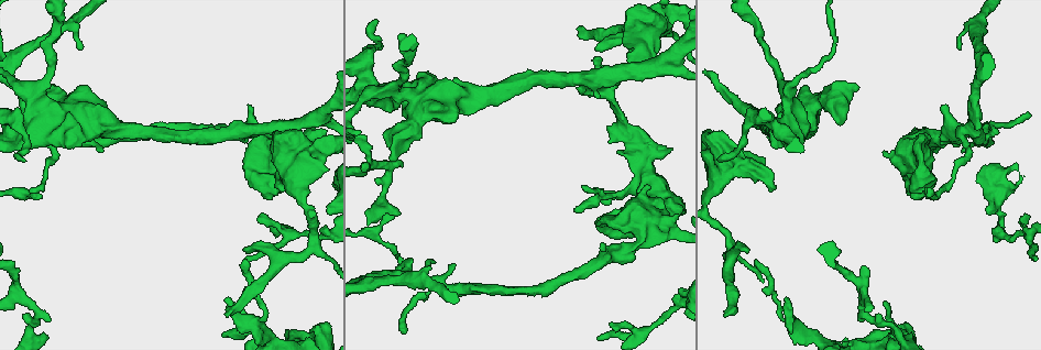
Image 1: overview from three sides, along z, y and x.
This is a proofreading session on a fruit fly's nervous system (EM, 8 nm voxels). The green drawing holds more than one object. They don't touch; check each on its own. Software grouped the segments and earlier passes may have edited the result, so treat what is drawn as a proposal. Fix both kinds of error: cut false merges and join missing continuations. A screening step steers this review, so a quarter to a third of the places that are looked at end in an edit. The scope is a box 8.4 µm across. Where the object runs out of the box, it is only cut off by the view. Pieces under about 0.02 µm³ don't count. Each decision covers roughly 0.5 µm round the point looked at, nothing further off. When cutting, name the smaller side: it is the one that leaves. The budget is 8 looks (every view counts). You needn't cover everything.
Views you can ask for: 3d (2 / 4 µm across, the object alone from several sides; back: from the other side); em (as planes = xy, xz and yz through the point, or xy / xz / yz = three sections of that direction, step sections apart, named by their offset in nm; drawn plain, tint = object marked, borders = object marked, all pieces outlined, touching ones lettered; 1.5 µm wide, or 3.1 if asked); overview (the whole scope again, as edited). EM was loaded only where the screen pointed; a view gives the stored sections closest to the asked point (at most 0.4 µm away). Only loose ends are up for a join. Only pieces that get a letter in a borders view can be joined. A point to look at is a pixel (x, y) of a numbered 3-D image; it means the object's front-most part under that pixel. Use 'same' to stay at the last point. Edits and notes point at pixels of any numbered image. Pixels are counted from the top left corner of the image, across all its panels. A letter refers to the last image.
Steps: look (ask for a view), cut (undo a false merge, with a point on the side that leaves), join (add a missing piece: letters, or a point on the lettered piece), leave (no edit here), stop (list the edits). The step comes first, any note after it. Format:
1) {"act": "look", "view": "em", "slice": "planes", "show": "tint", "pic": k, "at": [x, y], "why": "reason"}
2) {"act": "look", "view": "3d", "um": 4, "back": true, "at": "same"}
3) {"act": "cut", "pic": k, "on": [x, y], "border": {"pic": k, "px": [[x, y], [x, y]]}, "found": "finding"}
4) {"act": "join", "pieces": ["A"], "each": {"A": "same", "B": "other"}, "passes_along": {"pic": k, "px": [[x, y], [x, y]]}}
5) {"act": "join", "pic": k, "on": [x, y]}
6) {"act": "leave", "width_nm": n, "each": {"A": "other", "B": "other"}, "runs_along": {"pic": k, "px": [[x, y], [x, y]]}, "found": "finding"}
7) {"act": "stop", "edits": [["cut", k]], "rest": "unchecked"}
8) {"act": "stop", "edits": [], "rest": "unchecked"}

{"act": "look", "view": "3d", "um": 2, "pic": 1, "at": [391, 215], "why": "an open end"}

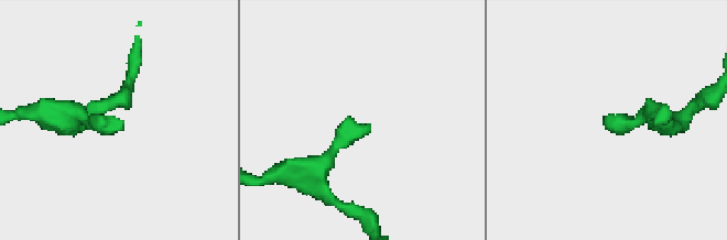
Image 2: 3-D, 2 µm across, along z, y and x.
{"act": "look", "view": "em", "slice": "xz", "step": 4, "show": "plain", "pic": 2, "at": [615, 119], "why": "shape alone is not enough"}

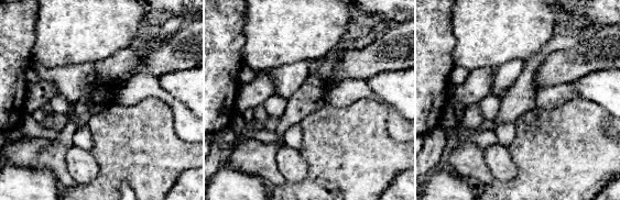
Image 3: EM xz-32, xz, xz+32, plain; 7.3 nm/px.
{"act": "look", "view": "em", "slice": "xz", "step": 4, "show": "borders", "at": "same"}

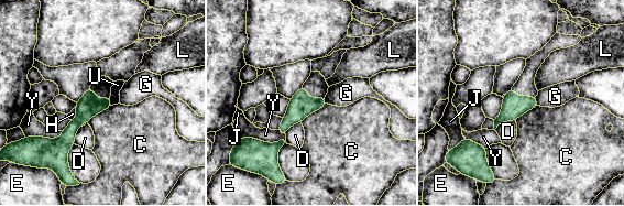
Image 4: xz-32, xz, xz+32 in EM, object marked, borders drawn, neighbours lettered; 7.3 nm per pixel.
{"act": "leave", "width_nm": 170, "each": {"C": "other", "D": "other", "E": "other", "G": "other", "H": "other", "J": "other", "L": "other", "U": "other", "Y": "other"}, "border": {"pic": 4, "px": [[110, 96], [112, 105]]}, "found": "no lettered piece goes on from it"}

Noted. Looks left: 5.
{"act": "look", "view": "em", "slice": "planes", "show": "tint", "pic": 1, "at": [976, 130], "why": "an open end"}

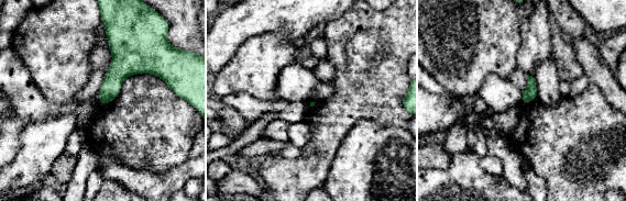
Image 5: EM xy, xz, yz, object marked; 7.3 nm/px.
{"act": "look", "view": "em", "slice": "planes", "show": "borders", "at": "same", "why": "what lies round it"}

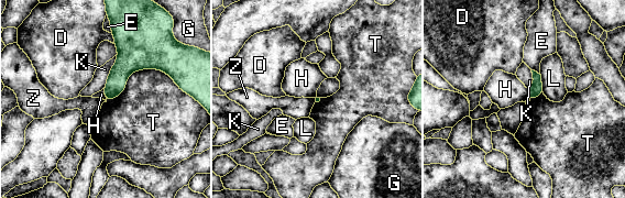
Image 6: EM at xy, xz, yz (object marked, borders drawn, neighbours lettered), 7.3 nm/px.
{"act": "leave", "longest_contact_nm": ["T", 550], "each": {"D": "other", "E": "other", "G": "other", "H": "other", "K": "other", "L": "other", "T": "other", "Z": "other"}, "found": "no lettered piece goes on from it"}

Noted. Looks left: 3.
{"act": "look", "view": "3d", "um": 2, "pic": 1, "at": [227, 317], "why": "free end"}

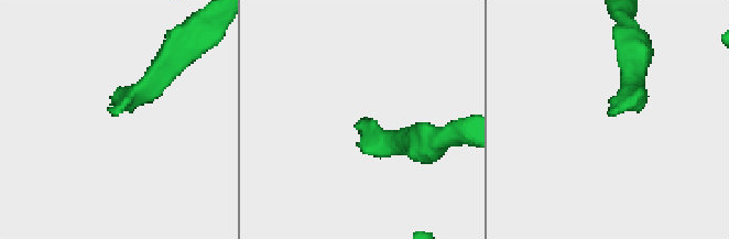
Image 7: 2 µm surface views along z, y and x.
{"act": "look", "view": "em", "slice": "planes", "show": "borders", "pic": 7, "at": [117, 112]}

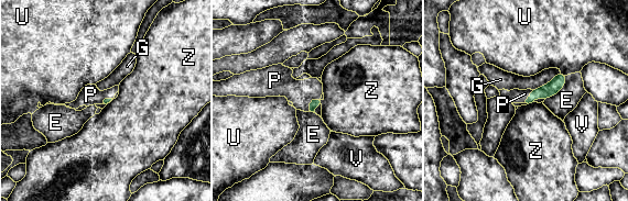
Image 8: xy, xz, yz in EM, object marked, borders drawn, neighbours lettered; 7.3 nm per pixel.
{"act": "join", "pic": 8, "on": [300, 92], "each": {"E": "other", "G": "other", "P": "same", "U": "other", "V": "other", "Z": "other"}, "found": "the cell continues"}

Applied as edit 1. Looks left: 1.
{"act": "stop", "edits": [["join", 8]], "rest": "unchecked"}

